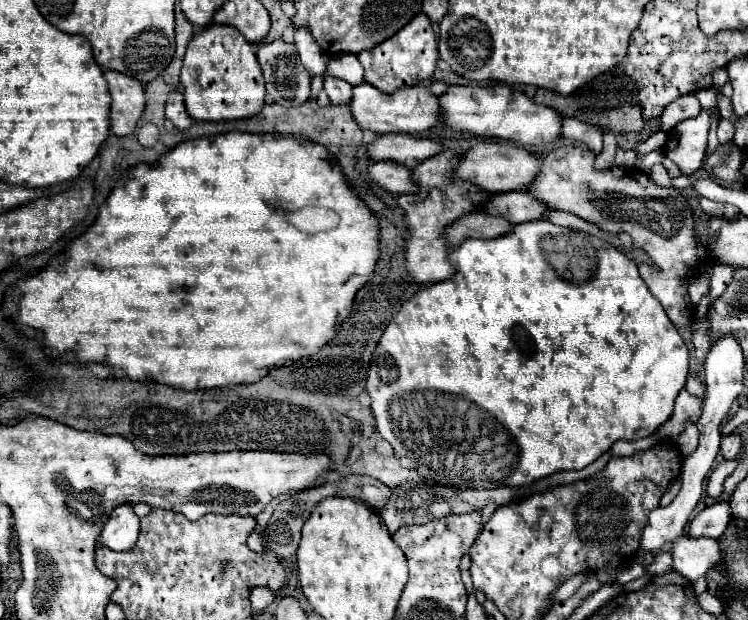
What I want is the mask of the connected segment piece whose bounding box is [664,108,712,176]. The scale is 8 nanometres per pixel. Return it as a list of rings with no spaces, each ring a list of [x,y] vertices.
[[[702,108],[696,118],[688,118],[680,122],[678,126],[668,134],[666,142],[666,156],[678,164],[682,174],[690,176],[696,172],[704,162],[704,150],[708,142],[708,130],[710,130],[710,110]]]

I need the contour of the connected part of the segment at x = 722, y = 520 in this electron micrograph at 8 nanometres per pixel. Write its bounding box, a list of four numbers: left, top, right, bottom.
[688,502,732,538]

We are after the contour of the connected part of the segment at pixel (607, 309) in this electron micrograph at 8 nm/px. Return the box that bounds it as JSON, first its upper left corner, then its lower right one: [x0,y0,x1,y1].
[366,220,688,490]

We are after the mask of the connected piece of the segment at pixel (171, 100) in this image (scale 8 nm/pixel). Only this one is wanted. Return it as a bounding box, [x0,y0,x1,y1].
[166,88,192,130]

